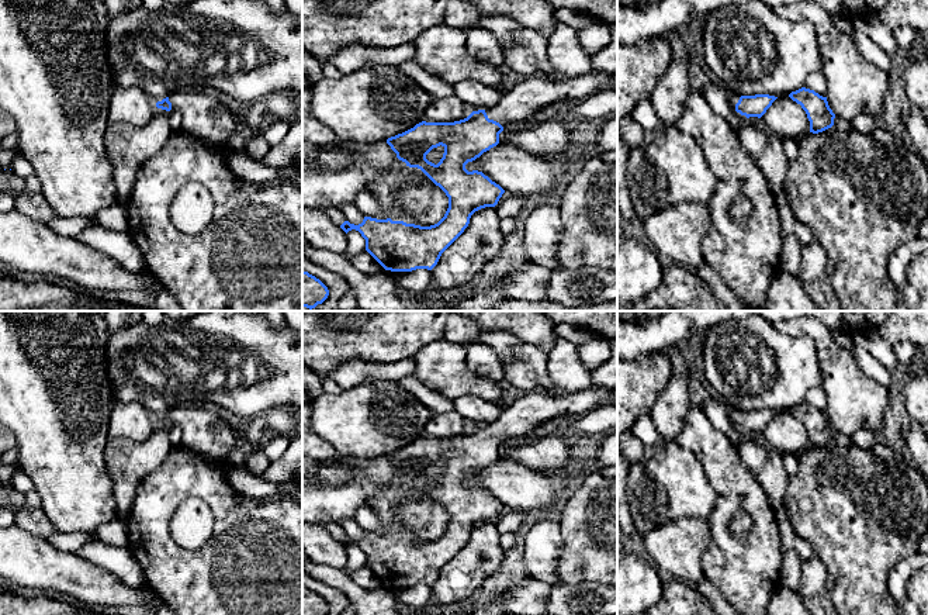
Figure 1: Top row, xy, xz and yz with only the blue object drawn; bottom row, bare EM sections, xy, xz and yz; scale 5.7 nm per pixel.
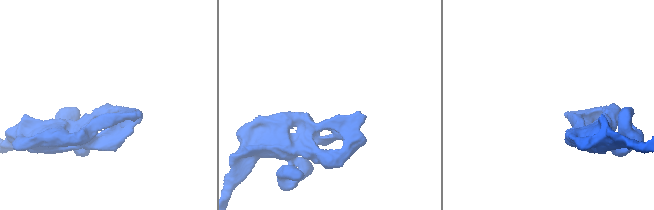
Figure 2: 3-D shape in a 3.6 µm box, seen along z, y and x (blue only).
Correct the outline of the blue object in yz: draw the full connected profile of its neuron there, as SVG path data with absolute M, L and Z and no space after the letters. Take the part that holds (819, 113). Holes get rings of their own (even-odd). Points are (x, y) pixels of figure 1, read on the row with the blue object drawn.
M806 87L792 91L789 97L806 111L810 121L810 132L818 134L834 125L835 114L830 108L827 97Z

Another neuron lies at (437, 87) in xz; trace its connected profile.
M409 61L398 66L418 86L420 86L425 91L432 94L433 99L454 96L454 84L450 84L444 82L443 79L427 73L416 62Z

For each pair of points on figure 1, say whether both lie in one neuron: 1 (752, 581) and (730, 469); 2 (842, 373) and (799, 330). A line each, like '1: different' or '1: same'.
1: same
2: same

